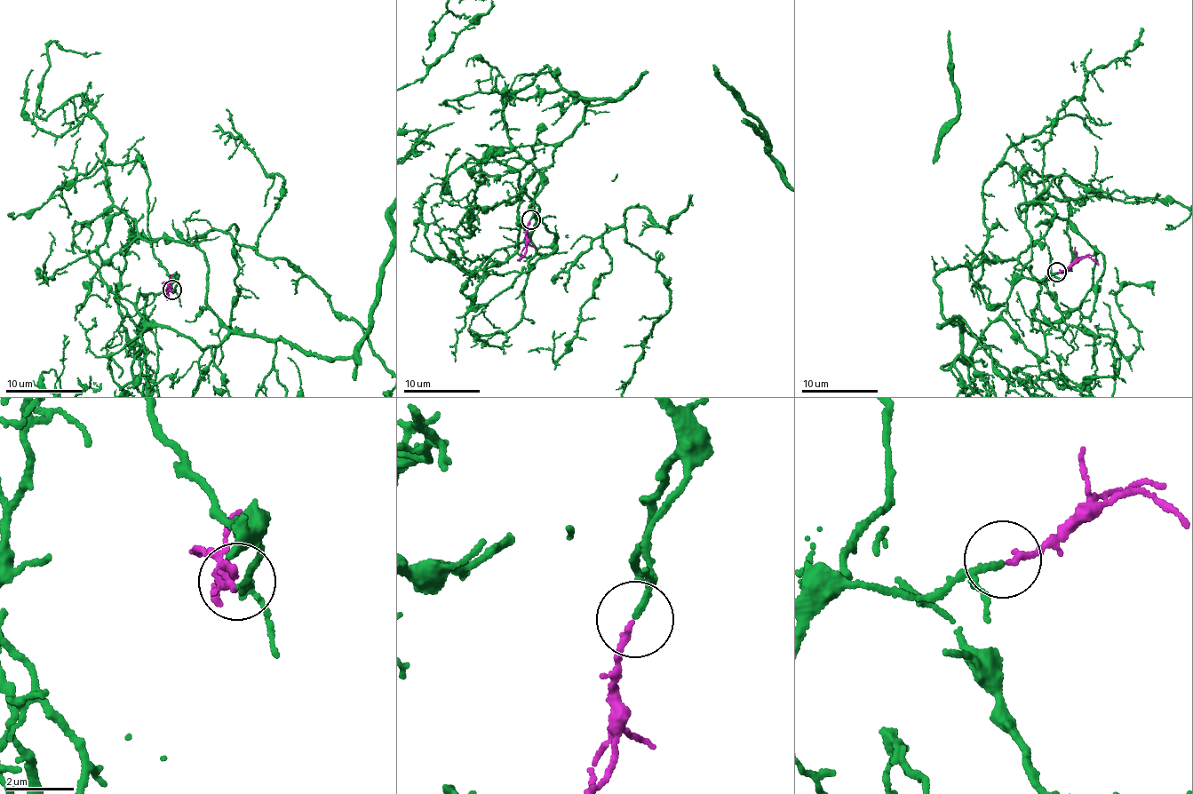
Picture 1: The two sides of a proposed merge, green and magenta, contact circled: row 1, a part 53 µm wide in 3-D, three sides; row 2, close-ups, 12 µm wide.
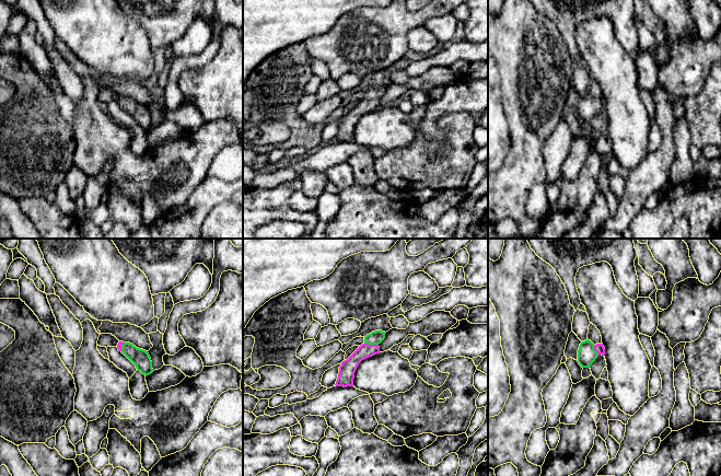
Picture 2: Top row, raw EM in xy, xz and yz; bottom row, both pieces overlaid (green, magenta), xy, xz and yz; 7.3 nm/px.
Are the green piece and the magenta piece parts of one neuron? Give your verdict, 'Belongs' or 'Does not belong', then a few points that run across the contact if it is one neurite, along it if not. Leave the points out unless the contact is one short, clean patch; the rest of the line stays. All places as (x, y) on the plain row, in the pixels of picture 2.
Belongs. Line: xz (376, 92), (371, 99), (348, 122)

